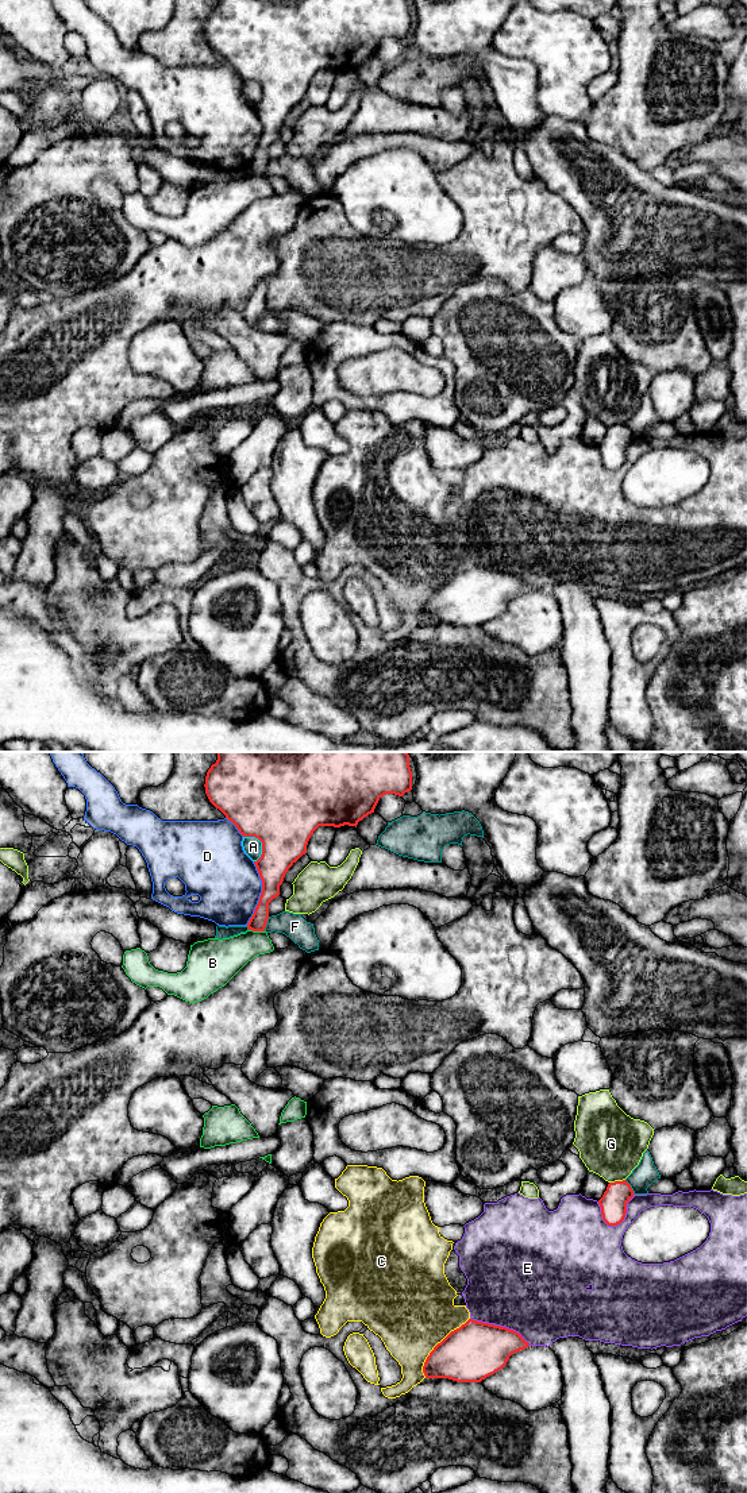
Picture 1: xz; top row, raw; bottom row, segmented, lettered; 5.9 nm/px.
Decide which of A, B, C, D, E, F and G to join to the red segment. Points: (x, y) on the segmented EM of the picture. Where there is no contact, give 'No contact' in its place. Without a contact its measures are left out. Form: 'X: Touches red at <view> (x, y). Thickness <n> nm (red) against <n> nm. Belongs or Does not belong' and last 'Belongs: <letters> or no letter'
A: Touches red at xz (262, 844). Thickness 480 nm (red) against 110 nm. Does not belong
B: Touches red at xz (257, 930). Thickness 100 nm (red) against 220 nm. Does not belong
C: Touches red at xz (436, 1345). Thickness 340 nm (red) against 480 nm. Does not belong
D: Touches red at xz (261, 894). Thickness 190 nm (red) against 380 nm. Does not belong
E: Touches red at xz (624, 1216). Thickness 160 nm (red) against 300 nm. Does not belong
F: Touches red at xz (266, 922). Thickness 110 nm (red) against 150 nm. Does not belong
G: Touches red at xz (616, 1181). Thickness 160 nm (red) against 400 nm. Does not belong
Belongs: no letter

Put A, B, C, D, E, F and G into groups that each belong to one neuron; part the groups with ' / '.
A / B / C / D / E / F / G

